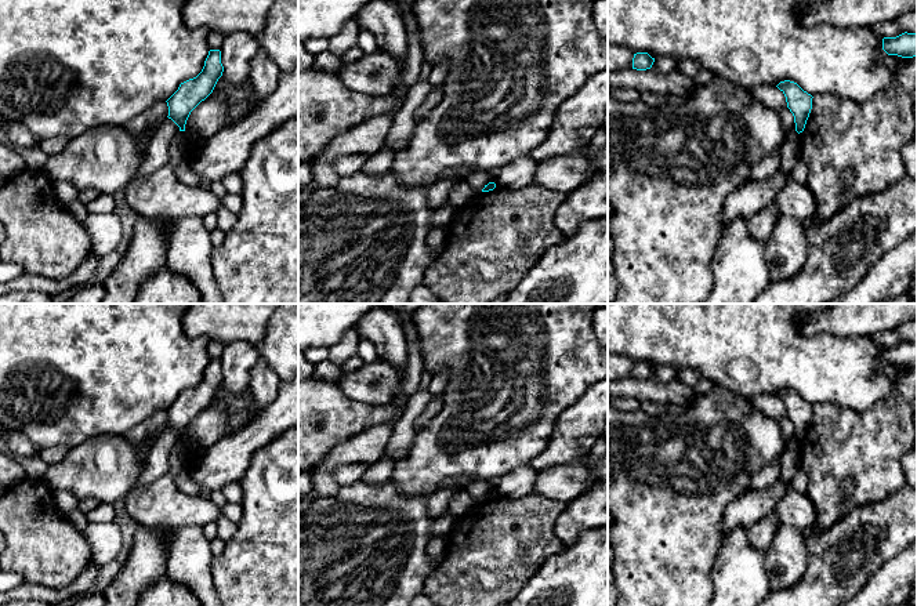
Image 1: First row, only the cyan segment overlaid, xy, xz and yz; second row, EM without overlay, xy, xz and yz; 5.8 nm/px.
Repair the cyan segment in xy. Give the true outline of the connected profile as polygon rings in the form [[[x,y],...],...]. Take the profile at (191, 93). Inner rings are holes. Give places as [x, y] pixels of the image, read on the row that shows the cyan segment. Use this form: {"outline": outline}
{"outline": [[[210,50],[202,72],[181,83],[178,90],[166,101],[168,106],[167,117],[180,127],[180,131],[185,131],[191,112],[213,92],[222,72],[221,51]]]}

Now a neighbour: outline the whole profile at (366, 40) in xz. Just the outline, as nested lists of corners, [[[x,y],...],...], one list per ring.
[[[359,29],[356,46],[365,52],[365,55],[380,51],[376,43],[376,36],[367,29]]]

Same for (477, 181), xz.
[[[494,171],[471,173],[463,178],[476,193],[494,179]]]

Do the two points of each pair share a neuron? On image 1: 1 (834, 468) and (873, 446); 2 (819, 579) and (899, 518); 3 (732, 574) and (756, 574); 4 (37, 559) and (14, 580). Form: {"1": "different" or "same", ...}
{"1": "same", "2": "same", "3": "same", "4": "different"}

